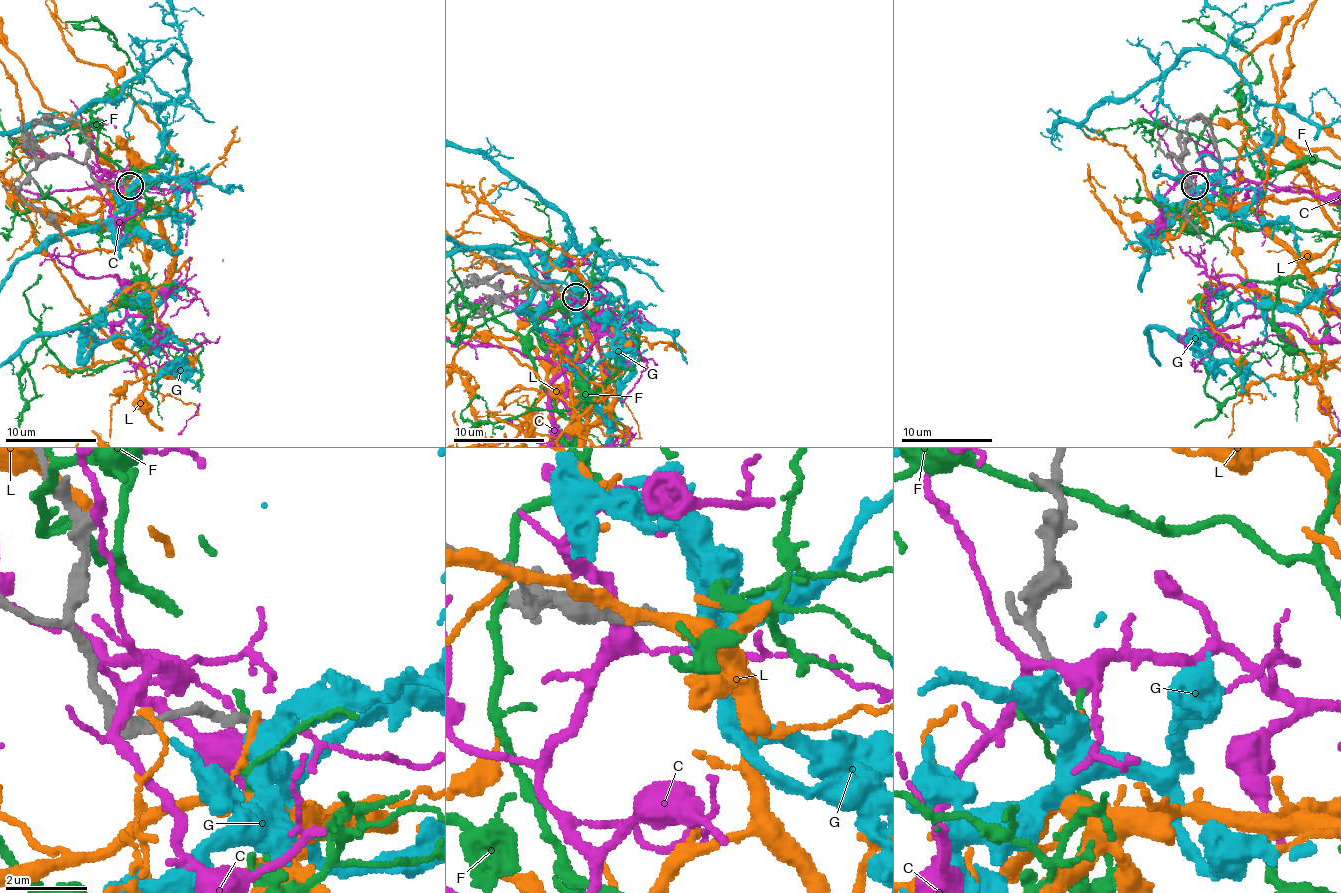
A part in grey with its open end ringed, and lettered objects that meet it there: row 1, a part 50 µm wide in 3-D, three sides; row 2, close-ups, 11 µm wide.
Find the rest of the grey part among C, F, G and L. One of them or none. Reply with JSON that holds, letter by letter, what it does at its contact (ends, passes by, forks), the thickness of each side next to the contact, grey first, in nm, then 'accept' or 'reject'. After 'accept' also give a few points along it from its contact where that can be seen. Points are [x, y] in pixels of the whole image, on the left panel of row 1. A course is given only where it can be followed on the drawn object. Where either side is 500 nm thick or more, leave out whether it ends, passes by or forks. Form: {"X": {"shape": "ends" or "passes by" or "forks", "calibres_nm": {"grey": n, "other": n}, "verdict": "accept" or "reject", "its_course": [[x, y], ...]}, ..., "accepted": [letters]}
{"C": {"shape": "passes by", "calibres_nm": {"grey": 190, "other": 130}, "verdict": "reject"}, "F": {"shape": "ends", "calibres_nm": {"grey": 220, "other": 160}, "verdict": "reject"}, "G": {"shape": "forks", "calibres_nm": {"grey": 200, "other": 440}, "verdict": "reject"}, "L": {"shape": "ends", "calibres_nm": {"grey": 200, "other": 130}, "verdict": "reject"}, "accepted": []}

